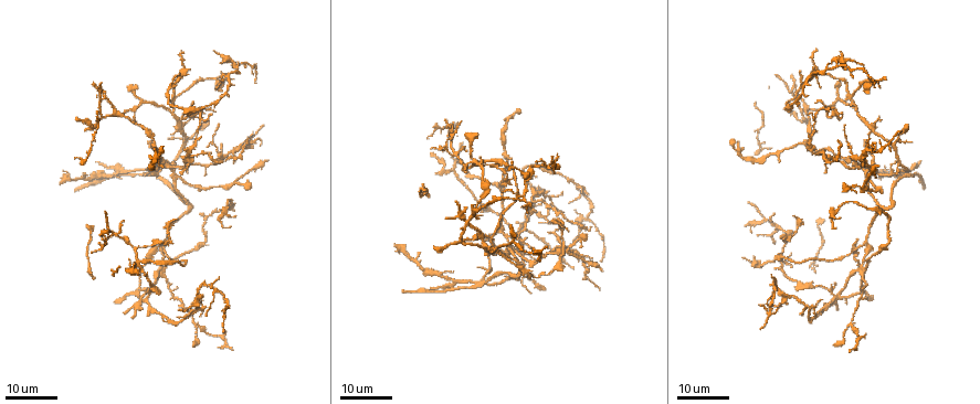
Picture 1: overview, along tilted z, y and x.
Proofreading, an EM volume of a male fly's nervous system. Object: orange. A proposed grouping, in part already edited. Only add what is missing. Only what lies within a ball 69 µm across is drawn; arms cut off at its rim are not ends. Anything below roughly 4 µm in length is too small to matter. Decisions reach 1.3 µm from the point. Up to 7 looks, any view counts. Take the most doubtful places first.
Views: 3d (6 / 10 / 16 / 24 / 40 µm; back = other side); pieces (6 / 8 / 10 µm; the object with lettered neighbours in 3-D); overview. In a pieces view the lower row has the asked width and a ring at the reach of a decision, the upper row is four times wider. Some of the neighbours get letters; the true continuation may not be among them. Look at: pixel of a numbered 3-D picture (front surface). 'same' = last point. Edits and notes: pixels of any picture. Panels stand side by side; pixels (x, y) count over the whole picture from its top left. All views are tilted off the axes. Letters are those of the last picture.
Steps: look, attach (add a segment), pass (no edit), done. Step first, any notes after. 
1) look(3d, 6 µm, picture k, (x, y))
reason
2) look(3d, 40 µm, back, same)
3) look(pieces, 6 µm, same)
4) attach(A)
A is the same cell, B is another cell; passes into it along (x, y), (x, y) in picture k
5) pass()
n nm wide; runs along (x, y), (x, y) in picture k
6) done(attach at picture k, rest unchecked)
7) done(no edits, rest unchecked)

look(3d, 24 µm, picture 1, (249, 139))
tapers out

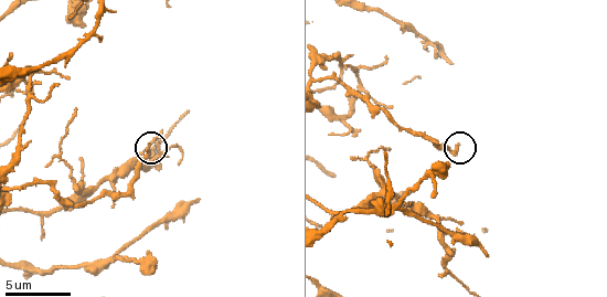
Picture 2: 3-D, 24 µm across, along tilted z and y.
look(3d, 10 µm, picture 2, (147, 143))

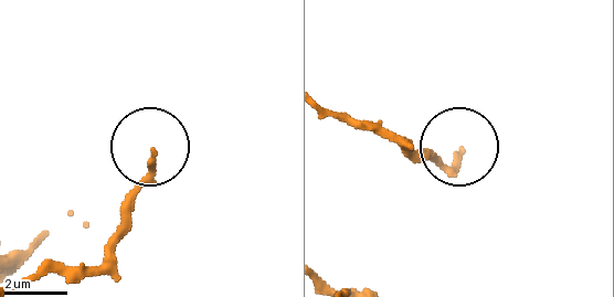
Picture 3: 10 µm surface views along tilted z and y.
look(pieces, 6 µm, picture 3, (152, 152))
see the neighbours

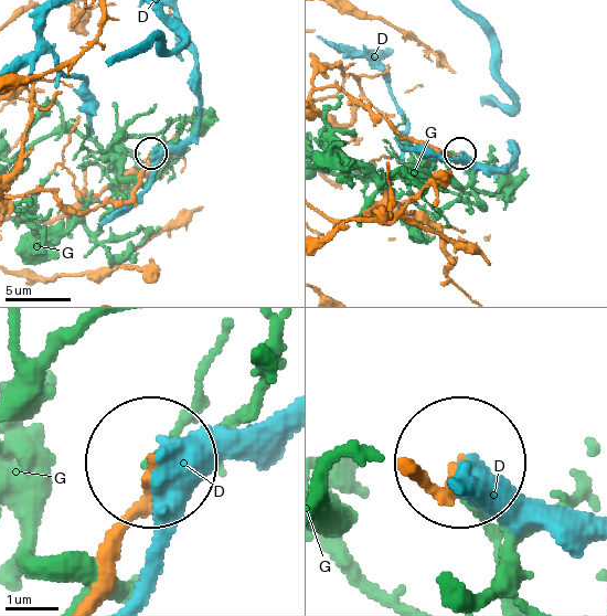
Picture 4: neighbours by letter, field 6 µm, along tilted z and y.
pass()
D and G are other cells; runs along (91, 595), (99, 542), (148, 467) in picture 4; no lettered segment goes on from it

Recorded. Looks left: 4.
look(3d, 16 µm, picture 1, (162, 166))
free end

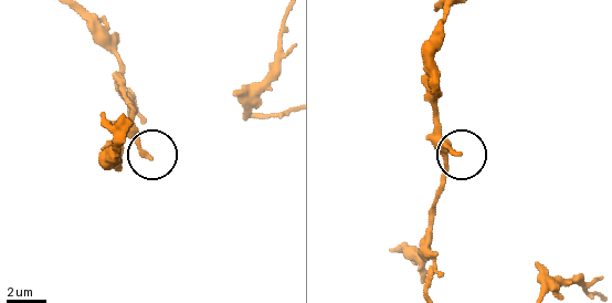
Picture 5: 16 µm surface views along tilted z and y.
look(pieces, 10 µm, picture 5, (148, 159))

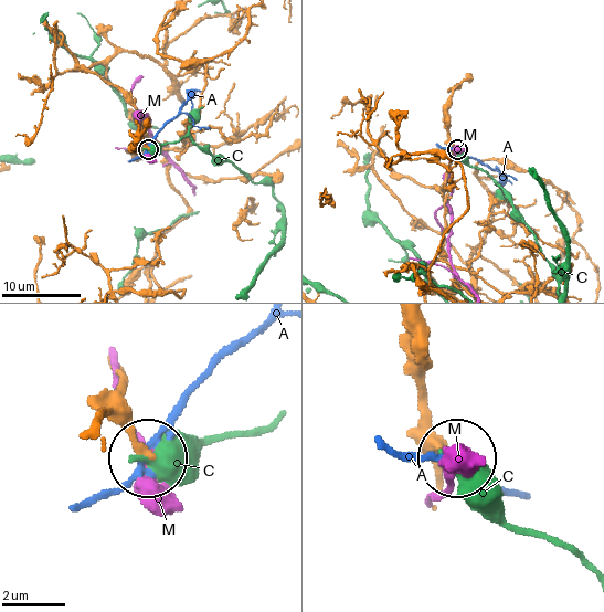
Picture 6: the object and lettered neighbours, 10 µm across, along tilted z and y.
pass()
A, C and M are other cells; runs along (115, 359), (131, 436), (145, 458) in picture 6; none of them fits

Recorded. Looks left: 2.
look(3d, 16 µm, picture 1, (225, 309))
branch stops here

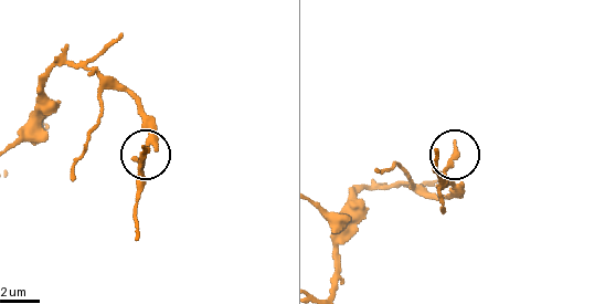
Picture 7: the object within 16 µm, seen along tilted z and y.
look(pieces, 6 µm, picture 7, (455, 145))
see the neighbours

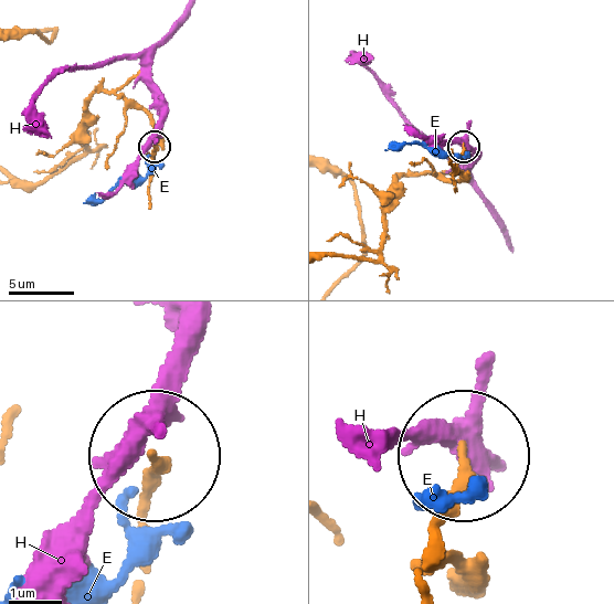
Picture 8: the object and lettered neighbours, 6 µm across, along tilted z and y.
pass()
E and H are other cells; runs along (137, 505), (156, 459) in picture 8; none of them fits

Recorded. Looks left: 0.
done(no edits, rest unchecked)

